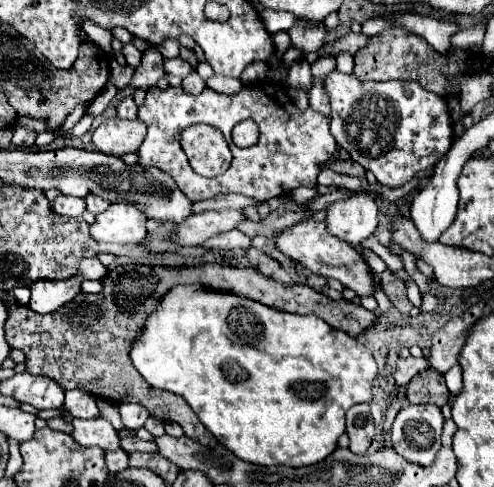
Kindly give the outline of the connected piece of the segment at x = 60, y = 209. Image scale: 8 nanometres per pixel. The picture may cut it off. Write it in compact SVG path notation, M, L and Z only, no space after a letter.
M59 195L51 209L57 213L57 215L63 215L63 217L81 217L83 211L85 211L85 201L79 199L79 197L69 197L69 195Z

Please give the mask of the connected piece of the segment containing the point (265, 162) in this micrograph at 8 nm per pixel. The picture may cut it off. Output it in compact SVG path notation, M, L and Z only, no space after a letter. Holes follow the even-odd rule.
M265 81L265 83L249 83L235 95L217 93L211 87L205 87L201 95L189 95L183 87L167 87L159 89L153 85L143 105L139 107L139 117L147 123L147 137L137 149L139 165L143 167L157 167L173 177L177 187L191 199L211 199L217 193L241 193L255 201L267 201L273 197L289 195L297 187L315 187L317 175L323 165L331 159L337 151L335 137L329 131L329 117L313 111L307 107L305 111L297 109L295 103L289 99L285 85L279 81ZM253 119L259 129L259 143L247 149L239 149L231 141L231 129L243 121ZM197 121L221 121L221 131L229 143L233 153L233 163L229 173L221 177L207 179L197 175L187 157L181 149L181 131Z

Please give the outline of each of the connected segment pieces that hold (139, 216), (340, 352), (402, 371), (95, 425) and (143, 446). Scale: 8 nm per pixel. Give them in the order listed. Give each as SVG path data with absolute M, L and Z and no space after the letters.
M111 203L89 227L91 239L99 243L141 243L147 235L147 215L127 203Z
M179 285L173 287L171 291L165 293L165 297L159 301L157 311L153 311L145 319L145 327L141 335L135 339L129 351L133 367L143 375L143 379L155 387L155 389L165 389L173 391L175 395L183 397L189 407L195 411L195 415L205 423L205 427L225 443L227 449L231 449L239 459L257 463L257 465L289 465L289 467L303 467L303 465L313 465L331 455L337 449L337 439L345 433L345 411L351 405L357 403L369 403L371 401L371 389L373 381L377 375L377 363L371 357L371 351L361 345L357 339L345 335L343 331L337 331L329 327L323 319L317 319L315 315L293 315L293 313L283 313L279 309L267 307L263 303L257 303L253 299L245 299L233 293L223 293L223 291L213 291L209 287L199 287L199 285Z
M407 357L407 359L401 359L401 363L397 365L397 373L395 373L395 381L397 385L405 387L417 373L429 368L429 361L426 357Z
M97 417L97 419L73 419L71 425L73 425L71 437L79 445L83 445L83 447L97 445L105 451L119 449L119 433L109 421L105 421L101 417Z
M121 437L121 449L125 453L135 453L135 451L155 453L157 451L157 447L153 447L153 441L141 441L137 437Z

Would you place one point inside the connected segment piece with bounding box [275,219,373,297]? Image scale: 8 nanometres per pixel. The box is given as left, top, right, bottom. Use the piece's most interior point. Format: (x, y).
(307, 242)

